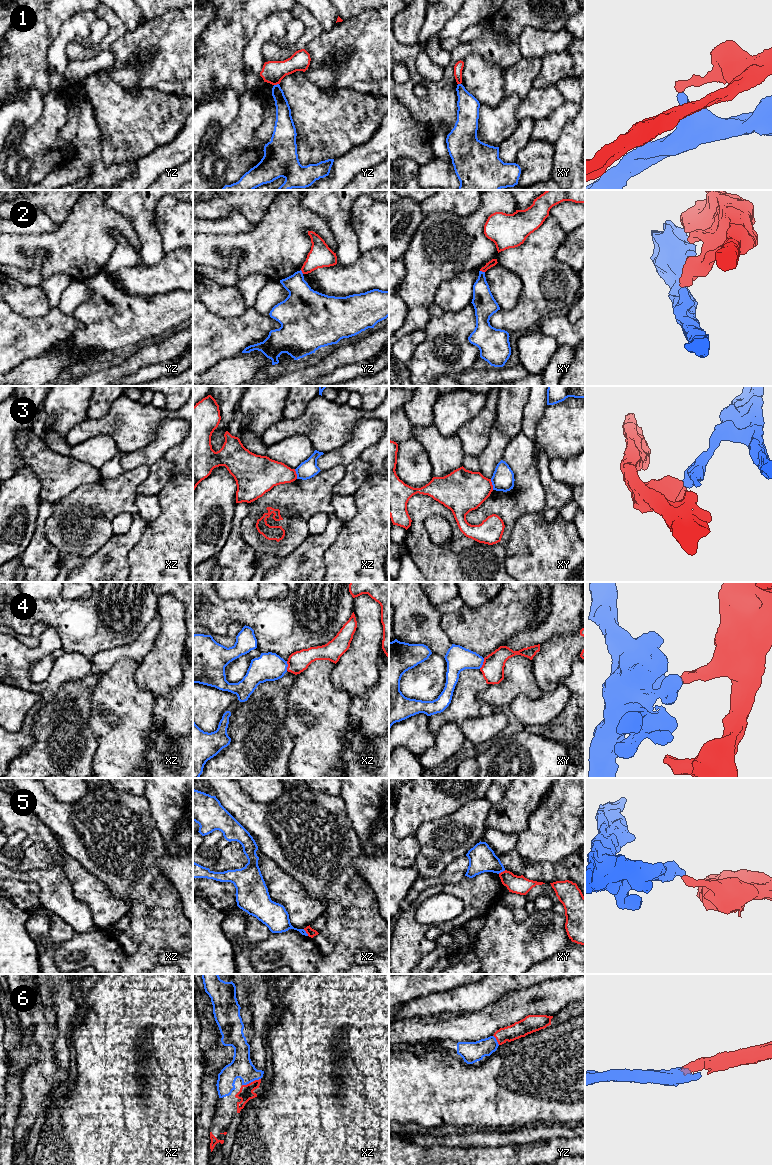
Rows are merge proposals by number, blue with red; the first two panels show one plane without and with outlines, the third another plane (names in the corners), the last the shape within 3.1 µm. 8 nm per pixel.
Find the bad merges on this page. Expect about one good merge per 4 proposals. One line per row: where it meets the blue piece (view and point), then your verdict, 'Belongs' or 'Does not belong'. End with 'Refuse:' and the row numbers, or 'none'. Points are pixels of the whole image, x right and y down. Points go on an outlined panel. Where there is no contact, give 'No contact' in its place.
1: Touches blue at yz (277, 84). Does not belong
2: Touches blue at xy (481, 271). Does not belong
3: Touches blue at xy (492, 484). Does not belong
4: Touches blue at xy (482, 663). Does not belong
5: Touches blue at xz (305, 932). Does not belong
6: Touches blue at xz (251, 1081). Belongs
Refuse: 1, 2, 3, 4, 5

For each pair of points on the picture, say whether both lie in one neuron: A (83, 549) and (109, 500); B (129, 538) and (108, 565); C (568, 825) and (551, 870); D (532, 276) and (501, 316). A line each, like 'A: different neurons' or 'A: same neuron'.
A: same neuron
B: same neuron
C: different neurons
D: same neuron

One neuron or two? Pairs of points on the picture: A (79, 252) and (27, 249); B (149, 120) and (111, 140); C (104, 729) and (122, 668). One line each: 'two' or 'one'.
A: one
B: one
C: one

